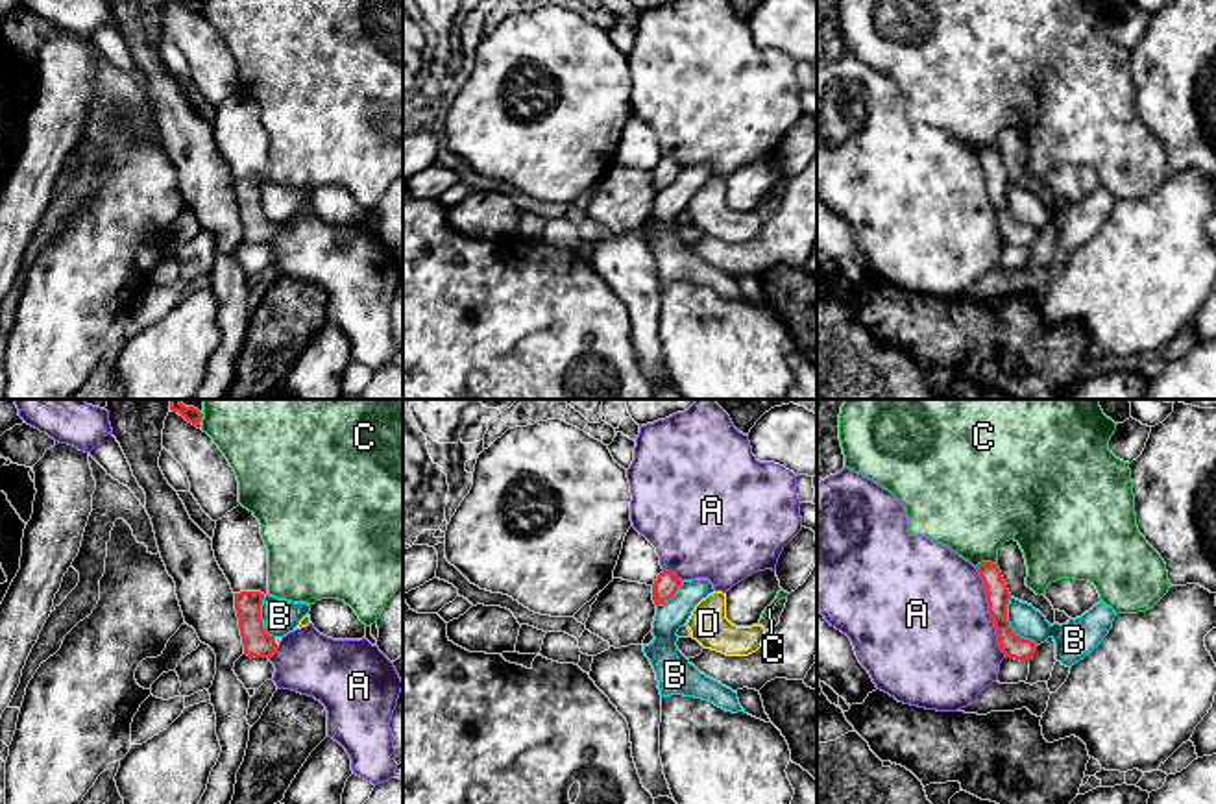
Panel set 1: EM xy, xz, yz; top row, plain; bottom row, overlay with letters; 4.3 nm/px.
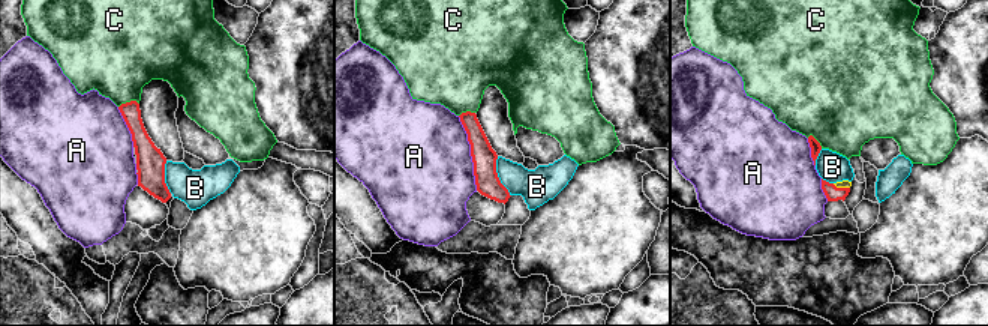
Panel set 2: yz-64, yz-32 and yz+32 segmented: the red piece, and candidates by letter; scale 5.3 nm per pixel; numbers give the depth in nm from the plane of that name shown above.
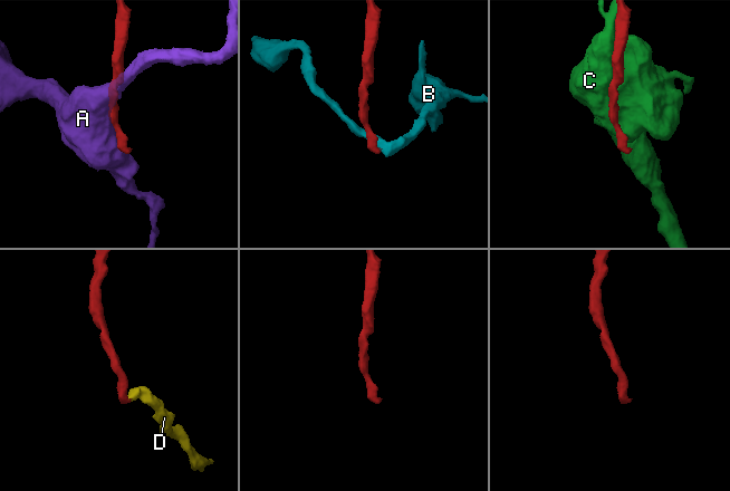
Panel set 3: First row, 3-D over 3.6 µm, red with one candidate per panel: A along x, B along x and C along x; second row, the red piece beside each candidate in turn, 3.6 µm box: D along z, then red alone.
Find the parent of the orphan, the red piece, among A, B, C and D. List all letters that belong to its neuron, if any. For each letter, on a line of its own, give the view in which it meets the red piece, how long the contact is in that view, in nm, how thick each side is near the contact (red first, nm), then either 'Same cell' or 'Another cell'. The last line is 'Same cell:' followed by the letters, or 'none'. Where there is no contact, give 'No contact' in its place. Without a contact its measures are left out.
A: Touches red in yz. Shared border 420 nm. Thickness 100 nm (red) against 500 nm. Another cell
B: Touches red in yz. Shared border 240 nm. Thickness 100 nm (red) against 140 nm. Another cell
C: Touches red in yz. Shared border 100 nm. Thickness 100 nm (red) against 420 nm. Another cell
D: Touches red in xy. Shared border 40 nm. Thickness 120 nm (red) against 20 nm. Same cell
Same cell: D

